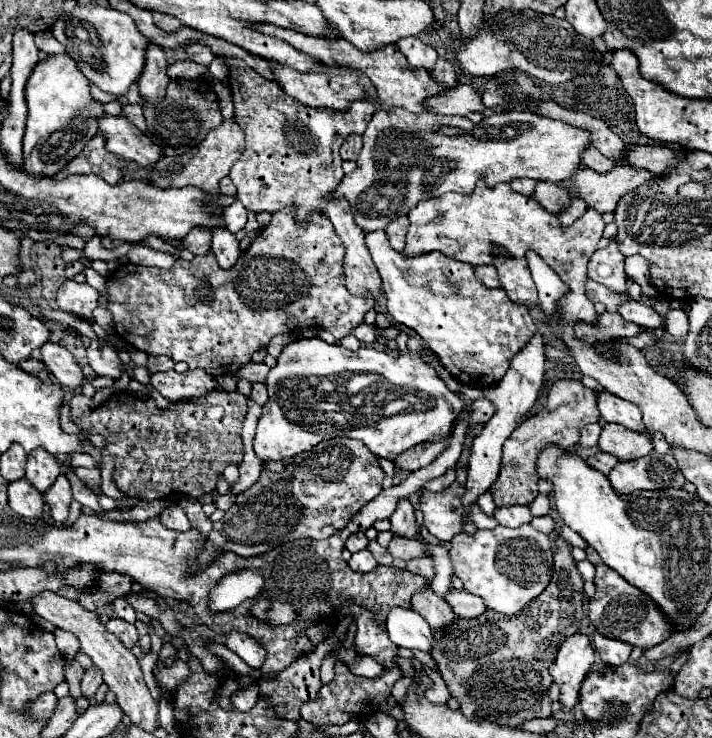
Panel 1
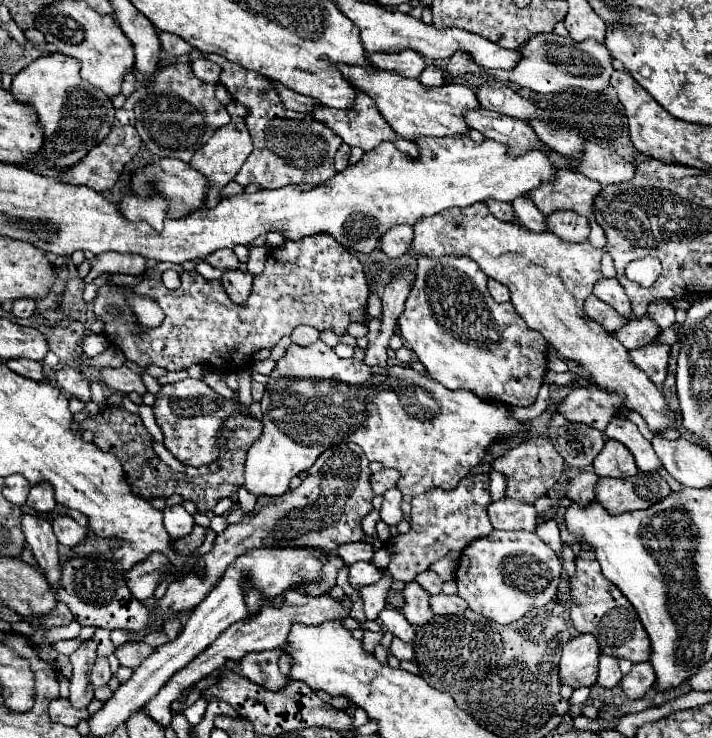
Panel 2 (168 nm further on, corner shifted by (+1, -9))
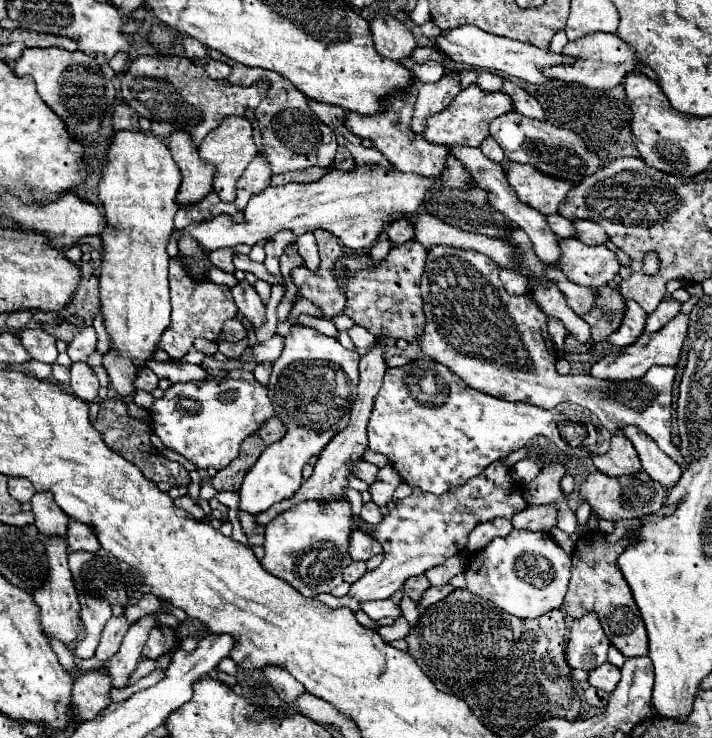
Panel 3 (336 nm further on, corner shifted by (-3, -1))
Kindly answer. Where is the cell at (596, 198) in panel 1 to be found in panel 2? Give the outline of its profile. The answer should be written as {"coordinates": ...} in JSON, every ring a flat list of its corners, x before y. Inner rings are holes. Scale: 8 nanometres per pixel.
{"coordinates":[[560,169,554,173,552,181,528,193,528,199,542,211,542,215,552,215,554,211,574,211,584,217,592,217,592,201,600,193,602,185,598,181,584,179,582,173,570,169]]}

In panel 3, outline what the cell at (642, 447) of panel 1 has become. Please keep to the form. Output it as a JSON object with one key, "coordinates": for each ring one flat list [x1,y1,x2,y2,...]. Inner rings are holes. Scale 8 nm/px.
{"coordinates":[[622,433,612,435,612,443,610,443,608,453,596,455,592,461,598,467,598,471,604,471,606,475,612,475,612,477,632,475,642,469,634,445]]}

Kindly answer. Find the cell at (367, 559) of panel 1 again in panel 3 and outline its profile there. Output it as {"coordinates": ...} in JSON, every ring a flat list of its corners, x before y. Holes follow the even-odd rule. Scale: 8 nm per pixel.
{"coordinates":[[354,561,354,563,350,563,348,565,348,569,344,569,344,581,348,581,348,583,354,583,354,581,358,581,364,573,366,573,368,569,366,569,366,563,362,561]]}

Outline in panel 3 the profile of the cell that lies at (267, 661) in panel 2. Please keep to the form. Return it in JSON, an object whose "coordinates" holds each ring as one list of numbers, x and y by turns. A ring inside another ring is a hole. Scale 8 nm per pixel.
{"coordinates":[[264,667,262,673,282,701,294,701,300,695,300,691,304,691,304,687,296,679,292,679,292,675,286,669]]}

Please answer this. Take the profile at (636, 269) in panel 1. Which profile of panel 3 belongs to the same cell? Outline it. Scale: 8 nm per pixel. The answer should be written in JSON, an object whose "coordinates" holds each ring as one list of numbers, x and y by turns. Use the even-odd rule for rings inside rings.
{"coordinates":[[646,253,642,259,642,273,656,275,658,267,660,267,660,257,656,257,656,253]]}

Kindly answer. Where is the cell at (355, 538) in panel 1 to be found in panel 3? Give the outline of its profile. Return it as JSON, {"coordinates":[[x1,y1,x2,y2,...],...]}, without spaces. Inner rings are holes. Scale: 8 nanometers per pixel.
{"coordinates":[[352,529,352,537,348,541,348,553,352,561,368,561,370,557,382,553,382,545,374,537,368,537,368,533]]}

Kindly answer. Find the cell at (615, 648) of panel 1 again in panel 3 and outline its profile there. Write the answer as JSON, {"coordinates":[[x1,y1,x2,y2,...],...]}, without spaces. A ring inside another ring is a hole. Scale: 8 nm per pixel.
{"coordinates":[[606,661,604,665,600,665,598,669,590,671,588,675,590,675,590,677,588,677,588,683,590,683,592,687,604,689,604,691,608,691,608,693,612,693,612,691,616,689,618,681,620,681,620,669,614,667,614,665,608,663,608,661]]}

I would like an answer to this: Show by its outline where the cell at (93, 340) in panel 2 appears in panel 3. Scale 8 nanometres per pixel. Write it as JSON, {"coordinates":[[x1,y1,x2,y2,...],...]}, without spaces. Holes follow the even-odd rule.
{"coordinates":[[84,327,84,329,70,341,66,353,68,353,70,359,74,359,74,361,86,361,86,357,96,351,96,343,98,343,98,339,96,339,94,327]]}

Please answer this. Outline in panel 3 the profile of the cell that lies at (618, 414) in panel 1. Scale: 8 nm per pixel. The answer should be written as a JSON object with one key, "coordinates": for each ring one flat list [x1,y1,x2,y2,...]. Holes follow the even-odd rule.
{"coordinates":[[634,425,624,427,622,433,632,441,634,449,638,451,638,457,642,461,642,469,654,481,660,481,666,489,674,487,682,475,682,469,676,465,676,461,672,461,666,453,656,449,656,443,648,435,644,435,640,429,636,429]]}

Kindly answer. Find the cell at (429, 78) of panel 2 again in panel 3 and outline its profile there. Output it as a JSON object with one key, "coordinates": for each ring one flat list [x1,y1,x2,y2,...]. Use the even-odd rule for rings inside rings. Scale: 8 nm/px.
{"coordinates":[[404,59,404,65,406,65,410,71,414,71,416,77,418,77,422,83,436,83,436,81,446,73,444,65,438,63,438,61,428,61,428,63,424,63,424,65,416,65,416,63,412,63,410,59]]}

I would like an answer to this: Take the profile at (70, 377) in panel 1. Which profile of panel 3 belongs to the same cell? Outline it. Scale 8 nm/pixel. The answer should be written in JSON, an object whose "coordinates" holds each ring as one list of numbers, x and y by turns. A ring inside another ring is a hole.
{"coordinates":[[72,363,70,367,72,371,72,379,70,379,70,385,72,385,72,391,76,397,80,397,82,401,90,403,90,401,96,401,96,395,98,395,98,379,94,375,94,371,86,365,86,363]]}

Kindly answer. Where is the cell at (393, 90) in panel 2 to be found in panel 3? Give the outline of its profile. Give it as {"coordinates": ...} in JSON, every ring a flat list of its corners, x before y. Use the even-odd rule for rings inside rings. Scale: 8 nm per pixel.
{"coordinates":[[470,85,454,97,454,101,452,101,452,105,448,105,448,109,428,117,422,137,430,143,440,143,446,147,452,147,452,145,480,147,484,137,488,137,488,123,494,117,504,115,512,109,514,109,512,99,506,93,482,93,478,85]]}

